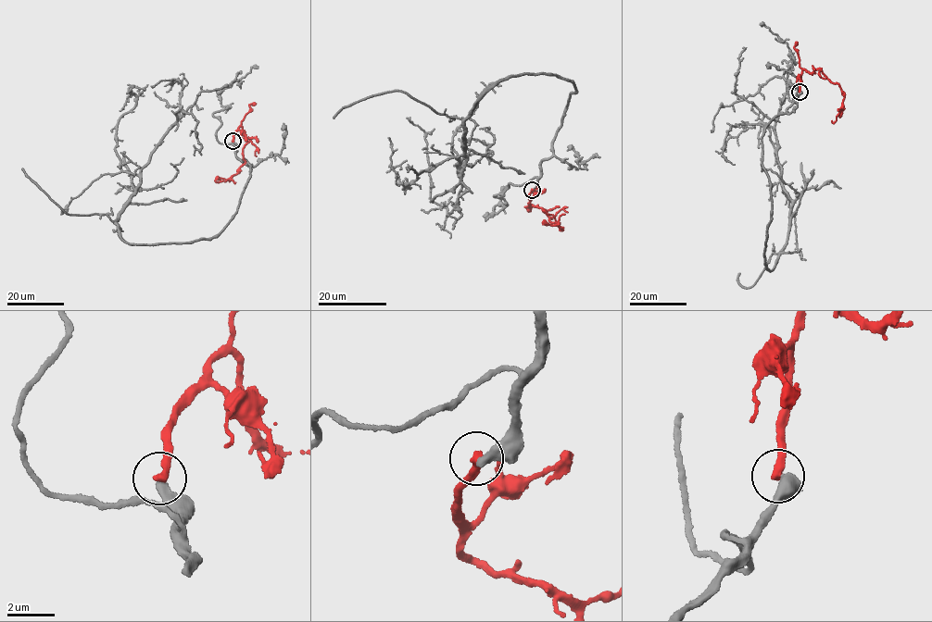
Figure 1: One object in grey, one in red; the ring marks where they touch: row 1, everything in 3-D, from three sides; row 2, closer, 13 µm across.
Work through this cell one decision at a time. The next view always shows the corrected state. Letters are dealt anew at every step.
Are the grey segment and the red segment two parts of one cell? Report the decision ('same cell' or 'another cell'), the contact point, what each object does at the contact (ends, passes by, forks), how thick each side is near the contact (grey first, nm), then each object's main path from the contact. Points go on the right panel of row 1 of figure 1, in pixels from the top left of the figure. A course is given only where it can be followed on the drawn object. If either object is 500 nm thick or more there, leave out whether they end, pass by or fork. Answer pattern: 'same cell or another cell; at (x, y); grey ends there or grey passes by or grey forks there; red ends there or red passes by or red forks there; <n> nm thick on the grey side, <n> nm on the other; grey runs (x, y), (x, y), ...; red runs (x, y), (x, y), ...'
another cell; at (799, 92); grey ends there; red ends there; 400 nm thick on the grey side, 360 nm on the other; grey runs (799, 92), (761, 141), (771, 270), (792, 205), (774, 127), (786, 80), (775, 76), (723, 105), (711, 132); red runs (799, 92), (803, 68), (811, 73), (821, 69), (829, 81), (839, 85), (844, 98), (835, 121), (831, 120)

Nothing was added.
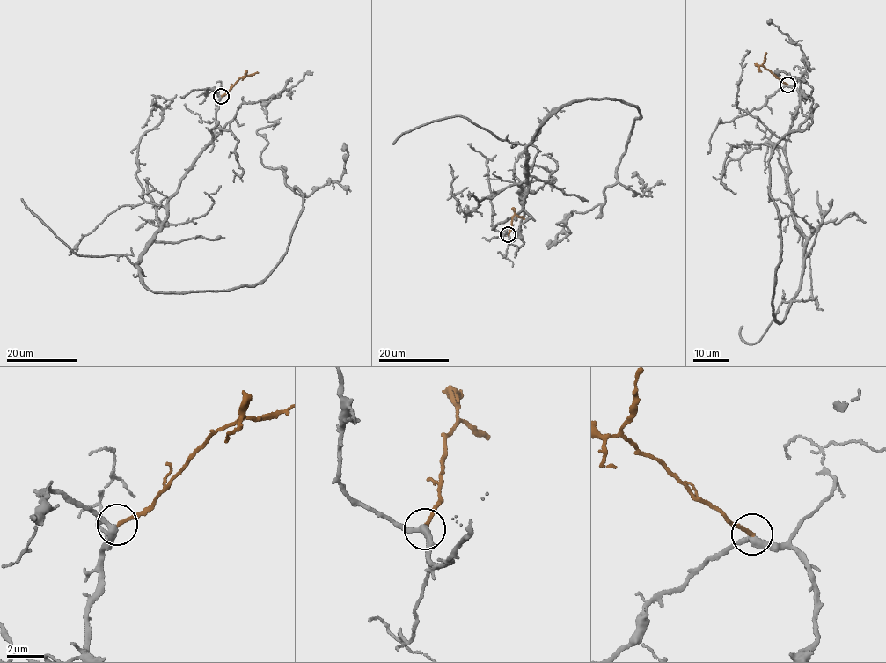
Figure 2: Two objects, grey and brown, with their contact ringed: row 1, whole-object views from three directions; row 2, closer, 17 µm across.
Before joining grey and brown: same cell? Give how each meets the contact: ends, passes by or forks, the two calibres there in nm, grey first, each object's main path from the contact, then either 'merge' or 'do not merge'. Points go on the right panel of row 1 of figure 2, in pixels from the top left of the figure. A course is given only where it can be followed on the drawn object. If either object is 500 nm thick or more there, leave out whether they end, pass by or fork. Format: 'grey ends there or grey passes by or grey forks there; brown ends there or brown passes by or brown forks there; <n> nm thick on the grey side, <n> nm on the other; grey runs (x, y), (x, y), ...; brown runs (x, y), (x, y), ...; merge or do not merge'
grey passes by; brown ends there; 340 nm thick on the grey side, 190 nm on the other; grey runs (787, 84), (805, 243), (779, 323), (768, 162), (810, 116), (809, 70), (768, 22); brown runs (787, 84), (764, 67), (766, 52); merge

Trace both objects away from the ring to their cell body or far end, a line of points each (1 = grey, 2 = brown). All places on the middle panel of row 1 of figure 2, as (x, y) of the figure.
1: (508, 235), (545, 120), (632, 105), (617, 181), (551, 244), (569, 213)
2: (508, 235), (513, 216), (516, 214), (524, 219)

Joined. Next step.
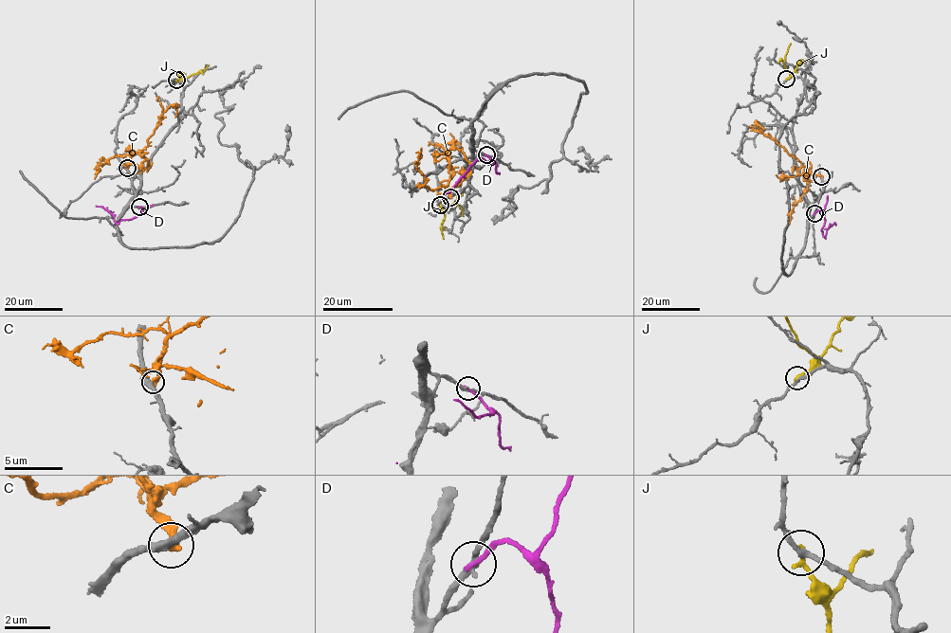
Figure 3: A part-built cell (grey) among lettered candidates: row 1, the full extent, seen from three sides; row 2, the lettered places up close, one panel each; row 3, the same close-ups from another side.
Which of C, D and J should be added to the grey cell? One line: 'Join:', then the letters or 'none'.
Join: none

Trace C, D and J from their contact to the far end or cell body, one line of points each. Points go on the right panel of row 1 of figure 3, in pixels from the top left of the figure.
C: (821, 176), (812, 173), (766, 136), (757, 124), (764, 130)
D: (814, 213), (818, 210), (823, 214), (825, 221), (821, 230), (824, 236), (830, 226), (836, 225)
J: (786, 79), (791, 75), (784, 61), (791, 44)

